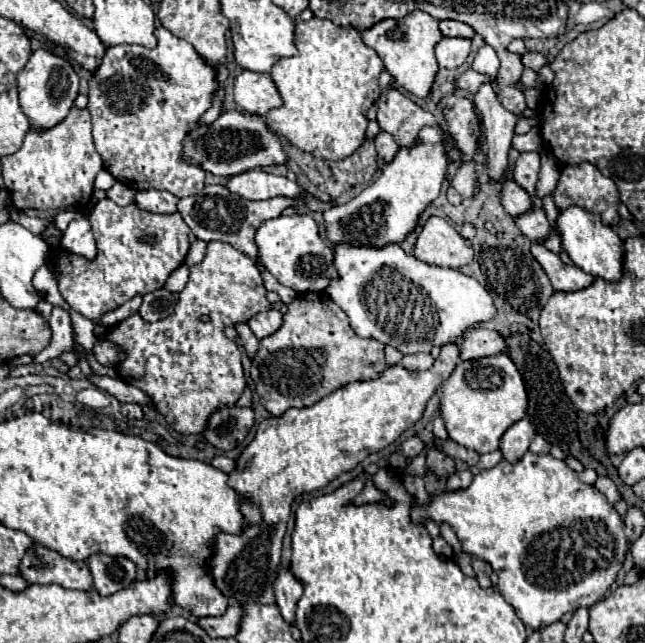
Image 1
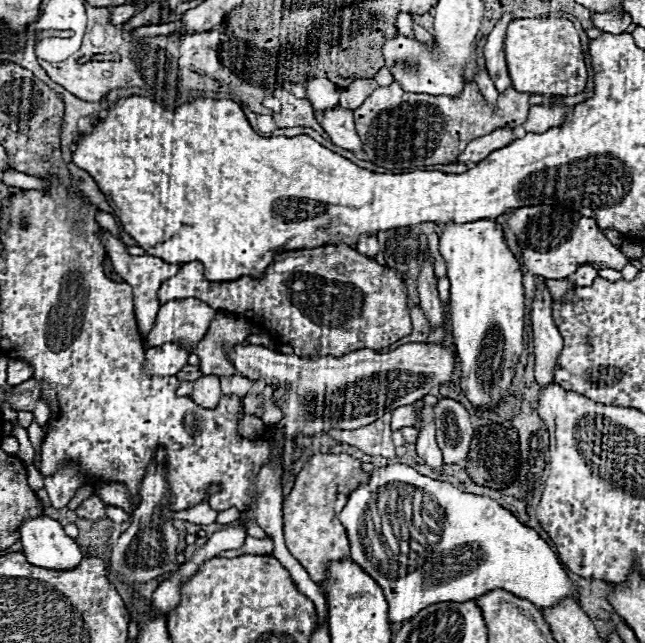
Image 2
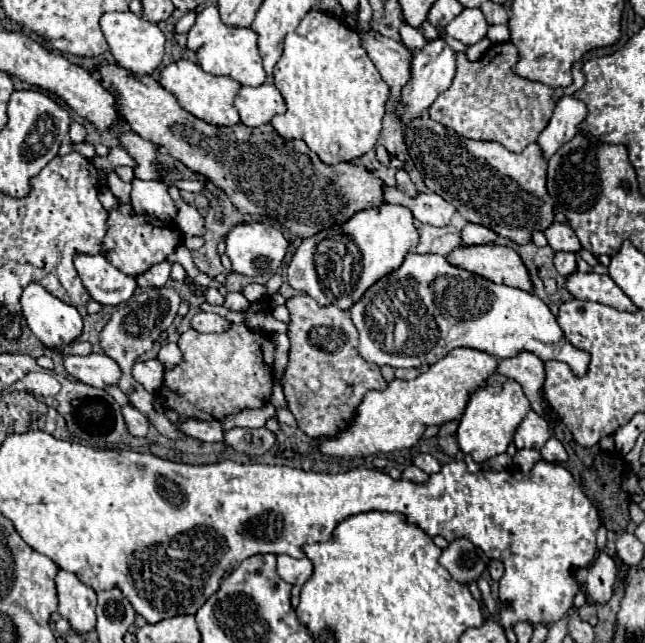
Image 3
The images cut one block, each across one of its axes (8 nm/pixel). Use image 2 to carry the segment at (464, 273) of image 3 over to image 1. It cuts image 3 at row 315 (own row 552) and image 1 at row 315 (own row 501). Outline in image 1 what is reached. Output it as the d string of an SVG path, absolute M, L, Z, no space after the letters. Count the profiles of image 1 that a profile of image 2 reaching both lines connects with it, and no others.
M338 242L338 246L334 246L334 254L338 278L330 282L326 294L348 314L350 324L358 336L372 336L382 344L398 348L402 354L430 352L432 346L444 346L448 342L458 344L468 326L496 316L490 294L474 278L462 274L460 270L430 266L416 256L406 254L398 244L386 244L382 248L376 248Z

